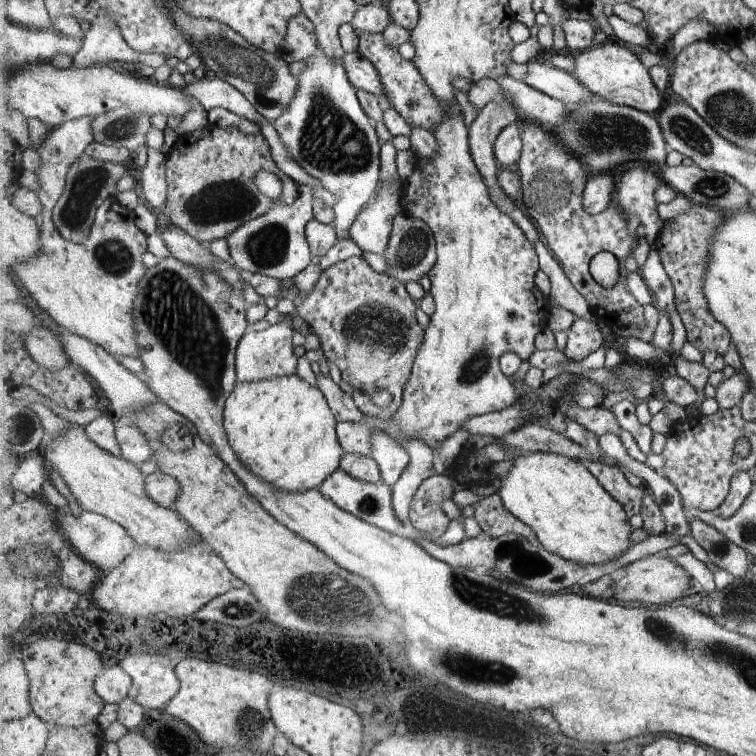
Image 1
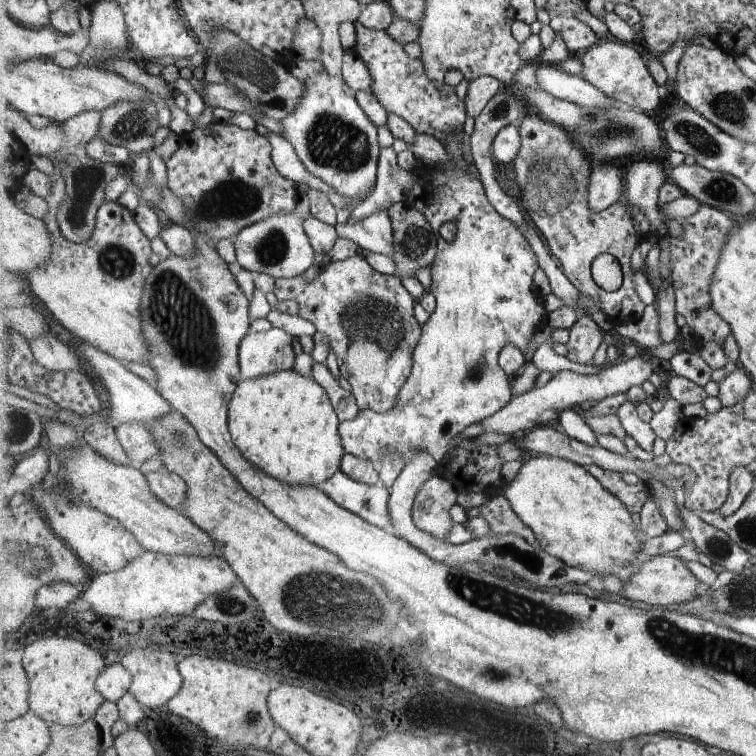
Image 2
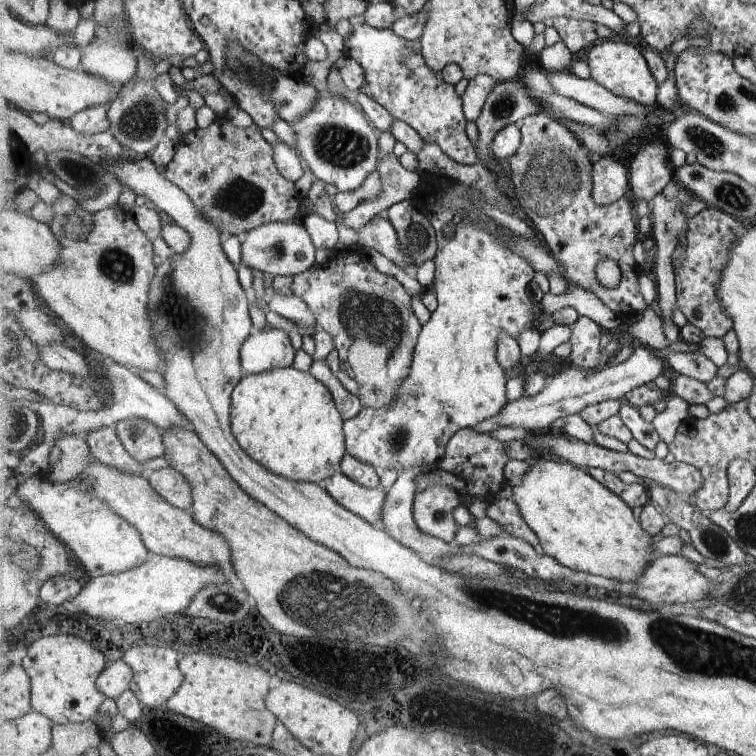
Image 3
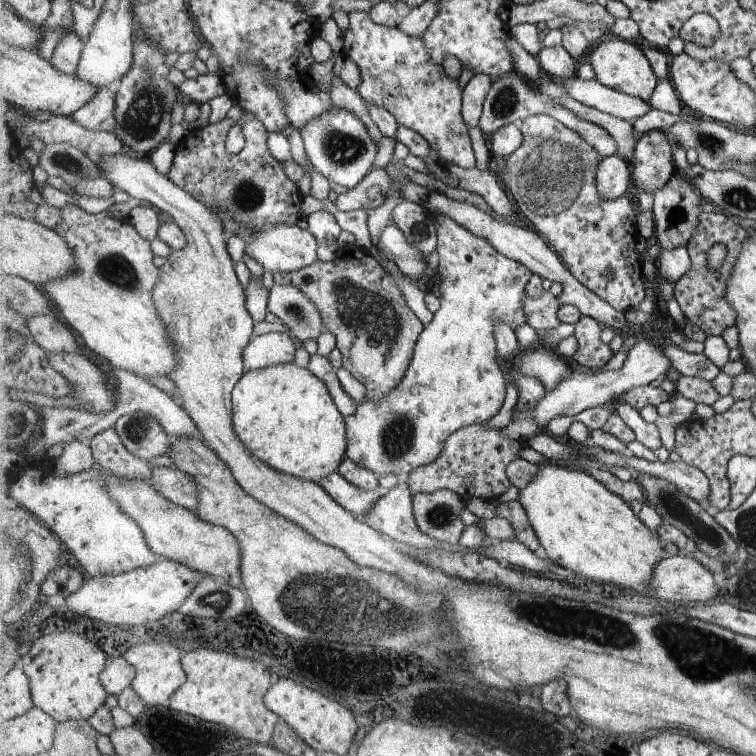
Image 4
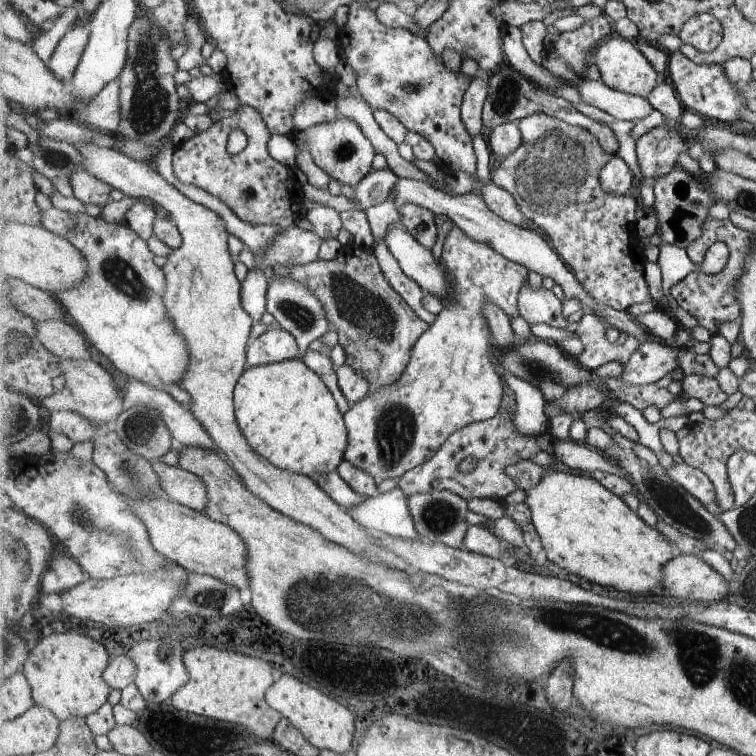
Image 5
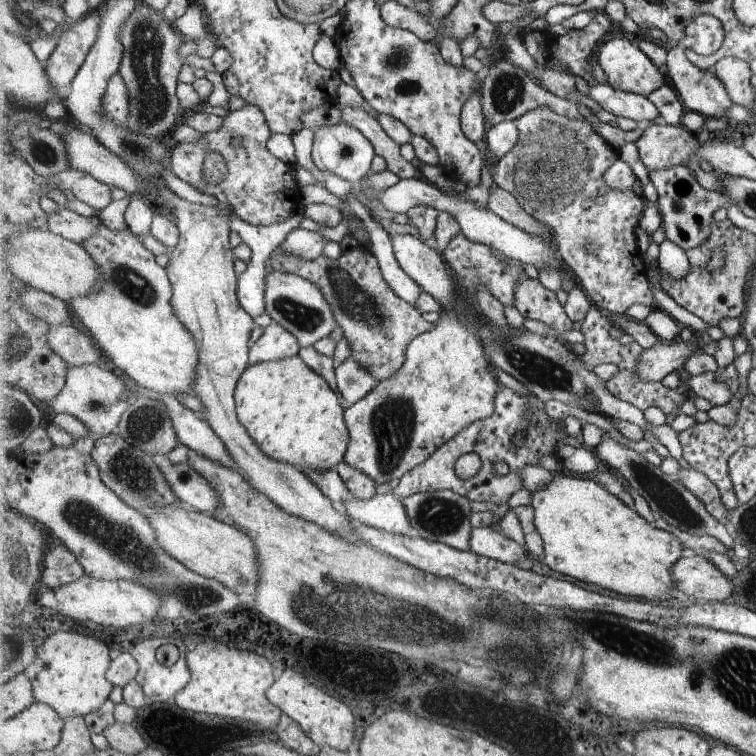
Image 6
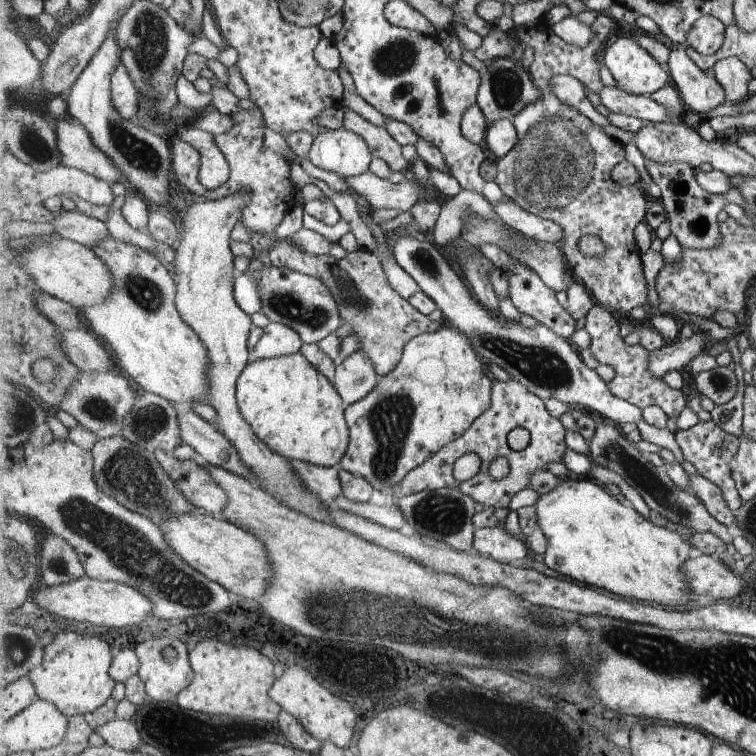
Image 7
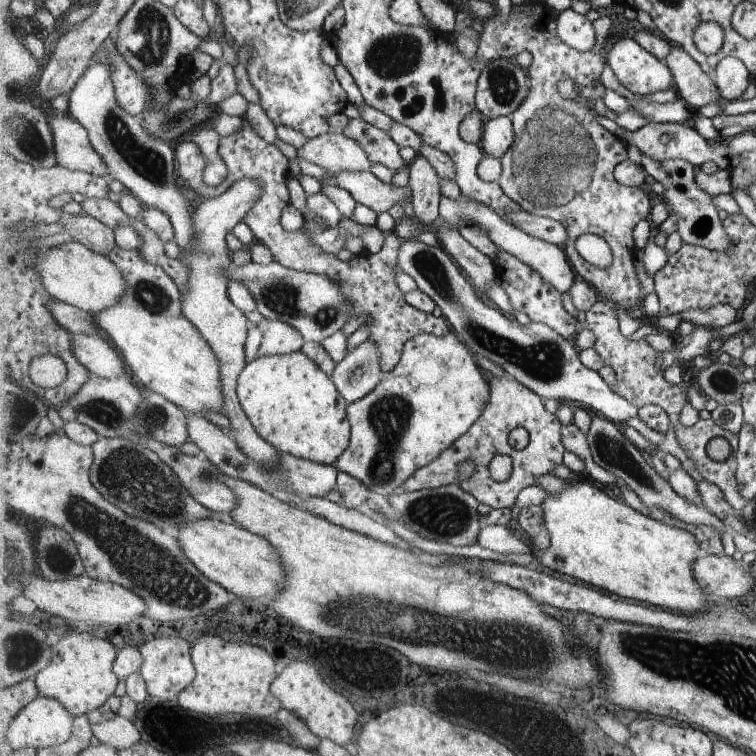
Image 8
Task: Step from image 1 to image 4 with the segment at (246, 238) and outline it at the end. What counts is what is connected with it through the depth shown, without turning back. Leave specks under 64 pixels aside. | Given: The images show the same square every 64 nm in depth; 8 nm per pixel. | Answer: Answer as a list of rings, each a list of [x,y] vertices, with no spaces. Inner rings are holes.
[[[274,226],[259,230],[251,240],[248,240],[246,254],[242,262],[249,271],[251,278],[261,278],[264,270],[267,272],[297,272],[302,268],[317,262],[317,248],[320,242],[309,230],[299,226]]]

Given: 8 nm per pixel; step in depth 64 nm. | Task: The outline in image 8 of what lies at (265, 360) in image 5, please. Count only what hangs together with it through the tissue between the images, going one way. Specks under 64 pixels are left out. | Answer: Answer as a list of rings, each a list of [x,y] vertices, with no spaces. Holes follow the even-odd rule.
[[[270,320],[258,348],[257,357],[265,355],[284,355],[301,351],[305,338],[292,324]]]

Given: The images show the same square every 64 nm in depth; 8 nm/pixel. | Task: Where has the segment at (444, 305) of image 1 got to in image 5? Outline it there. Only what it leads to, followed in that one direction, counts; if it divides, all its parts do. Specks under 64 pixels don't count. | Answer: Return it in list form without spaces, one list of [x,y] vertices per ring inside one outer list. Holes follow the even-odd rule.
[[[455,225],[449,232],[450,235],[444,242],[444,249],[442,250],[442,261],[444,265],[447,265],[448,273],[451,273],[452,276],[452,290],[449,291],[449,293],[452,293],[453,302],[447,304],[447,301],[445,301],[446,304],[443,310],[437,315],[436,321],[430,325],[413,345],[411,358],[404,373],[395,382],[382,386],[374,393],[370,392],[363,400],[354,404],[344,414],[350,434],[350,441],[348,442],[345,459],[351,462],[354,467],[368,472],[378,484],[382,484],[391,478],[399,480],[407,471],[413,470],[416,466],[425,464],[428,460],[431,460],[445,442],[449,440],[449,437],[457,433],[458,430],[465,428],[471,423],[486,421],[493,418],[500,411],[502,398],[506,391],[505,388],[503,388],[504,385],[501,376],[497,374],[497,368],[495,368],[495,363],[493,363],[493,357],[491,357],[491,348],[495,347],[496,343],[491,336],[487,317],[484,315],[484,306],[487,303],[497,303],[497,306],[500,306],[510,317],[519,315],[519,293],[521,292],[522,286],[527,282],[529,270],[527,270],[528,268],[525,265],[516,263],[515,261],[509,260],[506,256],[499,254],[491,245],[472,239],[463,229]]]

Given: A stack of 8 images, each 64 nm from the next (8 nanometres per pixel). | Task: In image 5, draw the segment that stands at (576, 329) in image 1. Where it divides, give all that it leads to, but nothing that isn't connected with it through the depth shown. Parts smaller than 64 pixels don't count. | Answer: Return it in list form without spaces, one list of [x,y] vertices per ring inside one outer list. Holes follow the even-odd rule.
[[[587,312],[579,323],[576,333],[584,348],[576,358],[590,371],[597,370],[599,366],[613,360],[627,366],[630,358],[642,345],[635,337],[629,337],[621,345],[609,342],[605,336],[605,330],[609,327],[606,320],[597,313]]]

